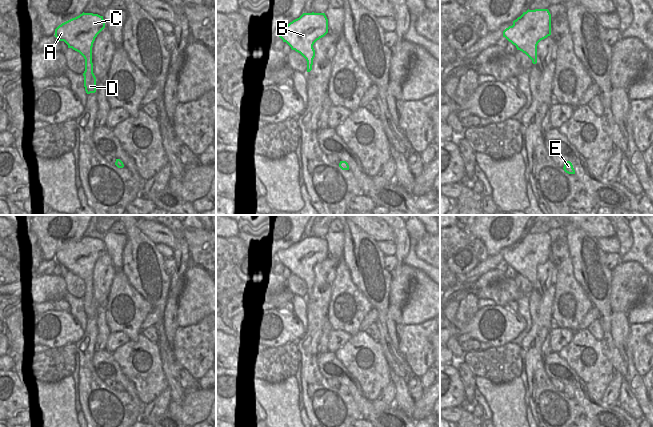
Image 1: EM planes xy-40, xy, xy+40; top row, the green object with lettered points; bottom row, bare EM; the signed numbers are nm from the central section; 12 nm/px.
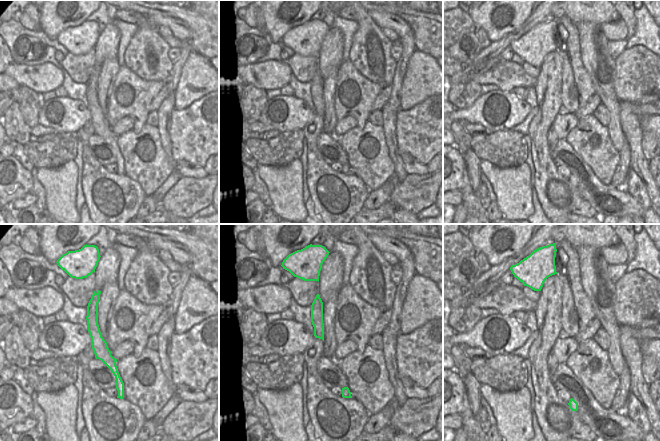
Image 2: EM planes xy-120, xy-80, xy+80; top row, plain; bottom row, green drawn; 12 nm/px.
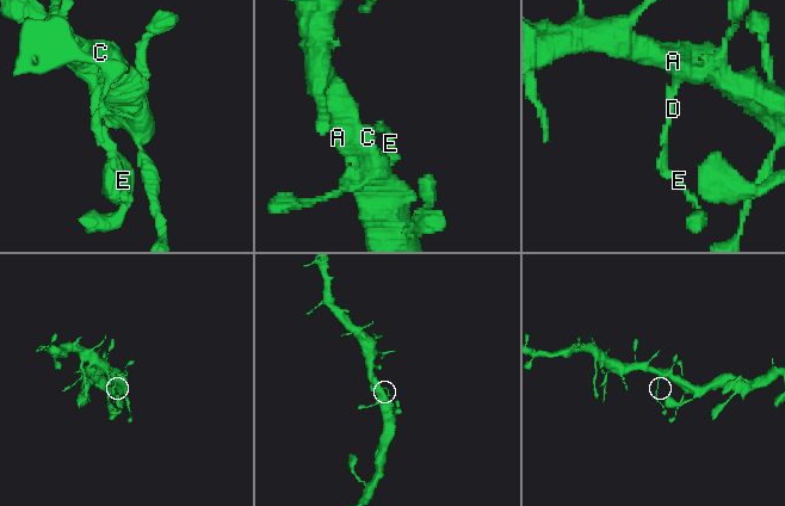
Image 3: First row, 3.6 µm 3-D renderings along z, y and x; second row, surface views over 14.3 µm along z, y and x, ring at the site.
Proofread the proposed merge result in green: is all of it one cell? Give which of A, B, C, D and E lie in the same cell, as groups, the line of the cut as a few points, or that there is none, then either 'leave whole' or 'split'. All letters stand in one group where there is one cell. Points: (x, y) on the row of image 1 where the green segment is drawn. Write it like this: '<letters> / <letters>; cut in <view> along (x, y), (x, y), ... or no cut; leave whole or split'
A B C D E; no cut; leave whole

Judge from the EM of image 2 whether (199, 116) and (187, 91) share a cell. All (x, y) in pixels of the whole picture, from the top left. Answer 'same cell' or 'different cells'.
different cells

